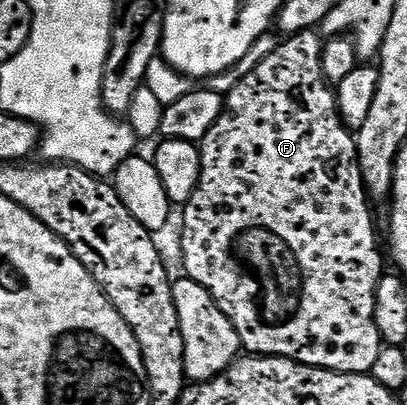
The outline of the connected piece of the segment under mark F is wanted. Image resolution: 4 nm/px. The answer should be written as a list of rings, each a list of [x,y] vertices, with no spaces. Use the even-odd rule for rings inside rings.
[[[318,30],[298,31],[295,35],[288,35],[280,42],[277,49],[273,49],[273,53],[269,53],[269,57],[265,57],[265,61],[261,61],[259,65],[248,76],[246,76],[233,90],[226,94],[224,102],[224,110],[221,117],[218,118],[213,125],[213,129],[206,134],[201,140],[199,148],[203,157],[203,167],[201,173],[201,181],[193,197],[187,204],[183,215],[183,267],[186,278],[197,281],[205,290],[211,292],[212,297],[217,301],[217,305],[223,308],[223,312],[231,318],[231,324],[237,329],[240,344],[244,348],[247,347],[252,356],[256,355],[275,355],[278,359],[292,359],[298,363],[304,363],[310,367],[320,367],[326,371],[340,371],[346,375],[365,375],[371,372],[373,365],[377,365],[377,357],[381,357],[384,349],[383,338],[377,329],[377,321],[375,320],[375,294],[377,293],[377,285],[383,279],[385,268],[383,268],[383,255],[379,252],[379,239],[375,236],[375,219],[371,216],[373,204],[367,193],[367,186],[363,180],[361,173],[361,165],[359,164],[359,146],[356,136],[350,131],[343,118],[339,113],[339,103],[337,91],[323,72],[323,49],[325,39]]]

